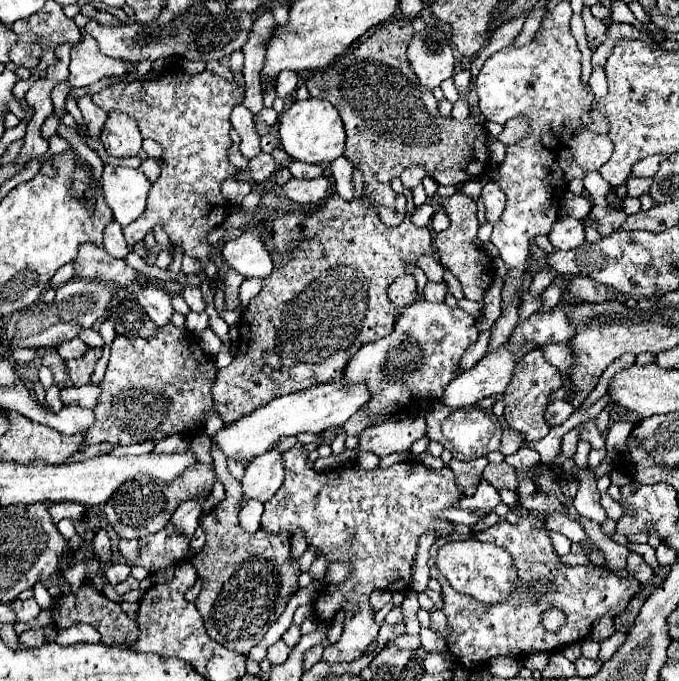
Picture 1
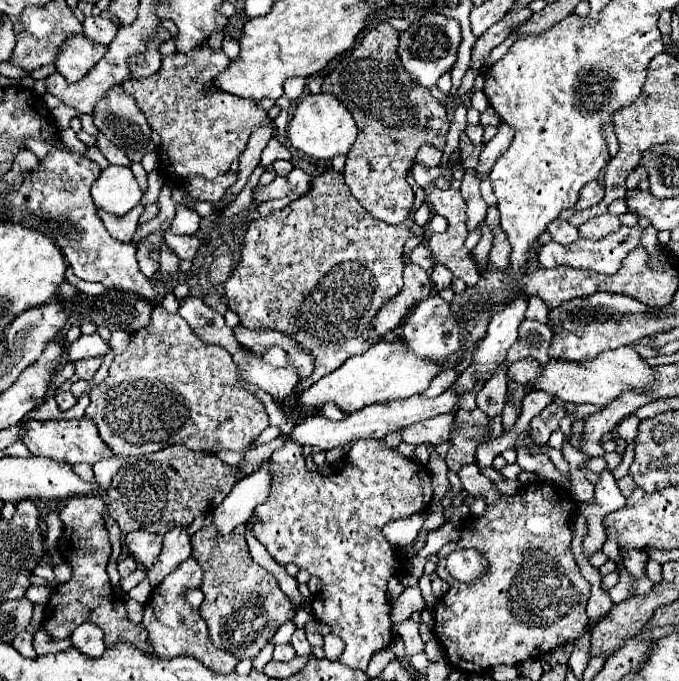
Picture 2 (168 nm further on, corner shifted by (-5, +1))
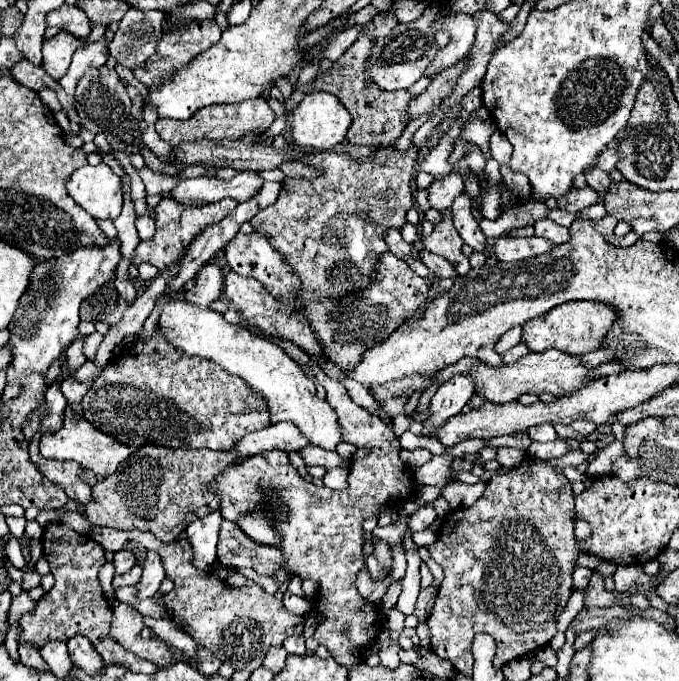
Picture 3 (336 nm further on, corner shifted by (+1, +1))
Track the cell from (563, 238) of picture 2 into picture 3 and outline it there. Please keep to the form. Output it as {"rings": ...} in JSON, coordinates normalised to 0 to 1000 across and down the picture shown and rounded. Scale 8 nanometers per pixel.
{"rings":[[[807,320],[792,323],[792,326],[786,329],[786,338],[789,338],[789,341],[786,341],[789,347],[798,347],[798,349],[816,355],[816,358],[831,358],[831,355],[839,352],[839,341],[837,341],[837,335],[825,332],[825,329],[819,329],[819,326],[807,323]]]}

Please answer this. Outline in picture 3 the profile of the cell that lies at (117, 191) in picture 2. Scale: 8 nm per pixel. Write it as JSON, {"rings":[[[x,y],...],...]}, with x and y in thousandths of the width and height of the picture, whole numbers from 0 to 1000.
{"rings":[[[150,238],[109,250],[97,267],[97,282],[138,320],[168,323],[180,305],[177,261]]]}

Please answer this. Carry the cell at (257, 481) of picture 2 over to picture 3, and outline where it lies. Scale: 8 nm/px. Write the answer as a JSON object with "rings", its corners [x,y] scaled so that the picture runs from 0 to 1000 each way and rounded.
{"rings":[[[312,752],[309,758],[283,767],[274,775],[274,790],[286,811],[286,831],[303,837],[318,825],[318,796],[321,796],[321,778],[324,778],[327,758],[324,752]]]}

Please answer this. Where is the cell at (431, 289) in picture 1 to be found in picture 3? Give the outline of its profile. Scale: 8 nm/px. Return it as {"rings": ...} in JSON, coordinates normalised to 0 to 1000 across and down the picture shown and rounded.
{"rings":[[[624,364],[616,376],[619,376],[622,388],[624,388],[642,408],[666,408],[666,411],[675,408],[669,391],[666,391],[657,379],[651,379],[651,376],[639,373],[639,370],[630,370],[627,364]]]}

